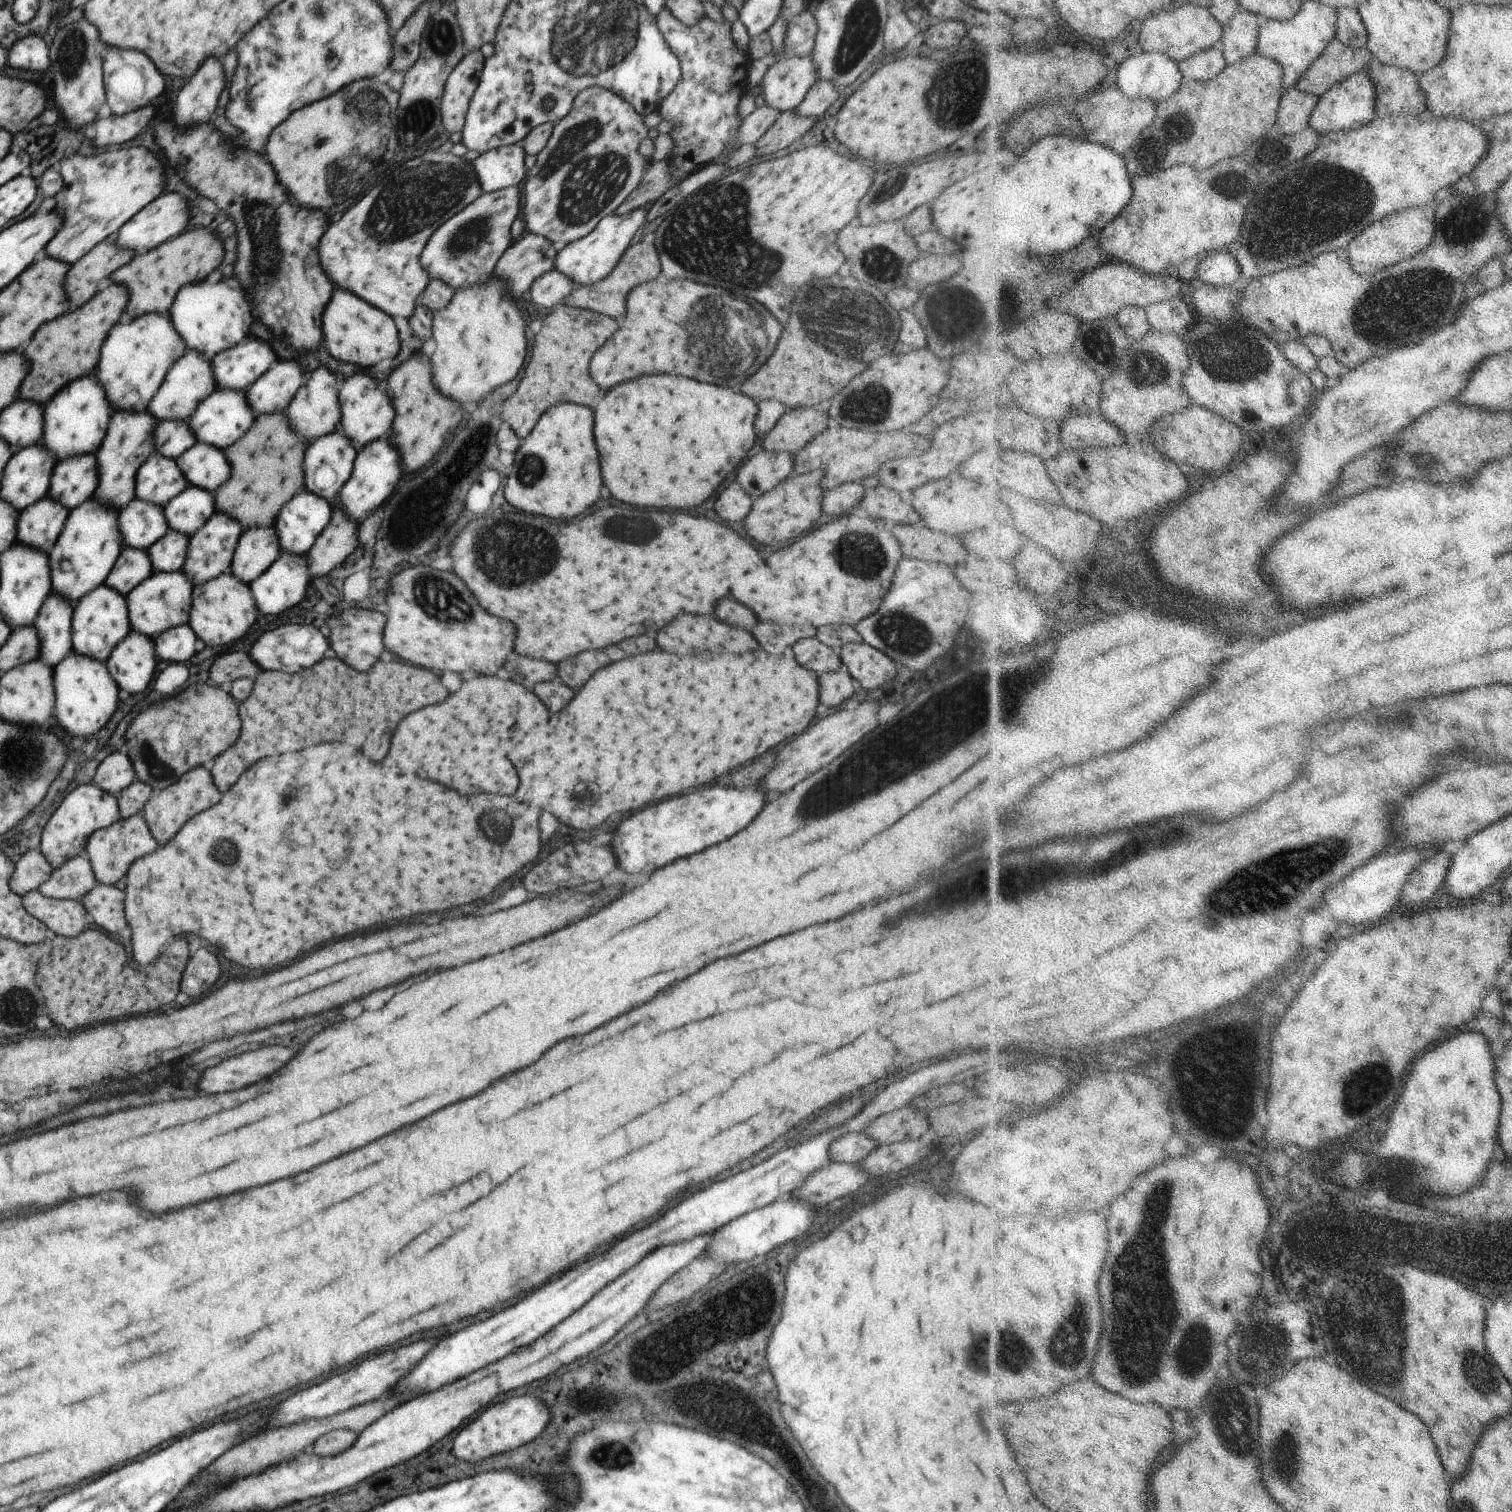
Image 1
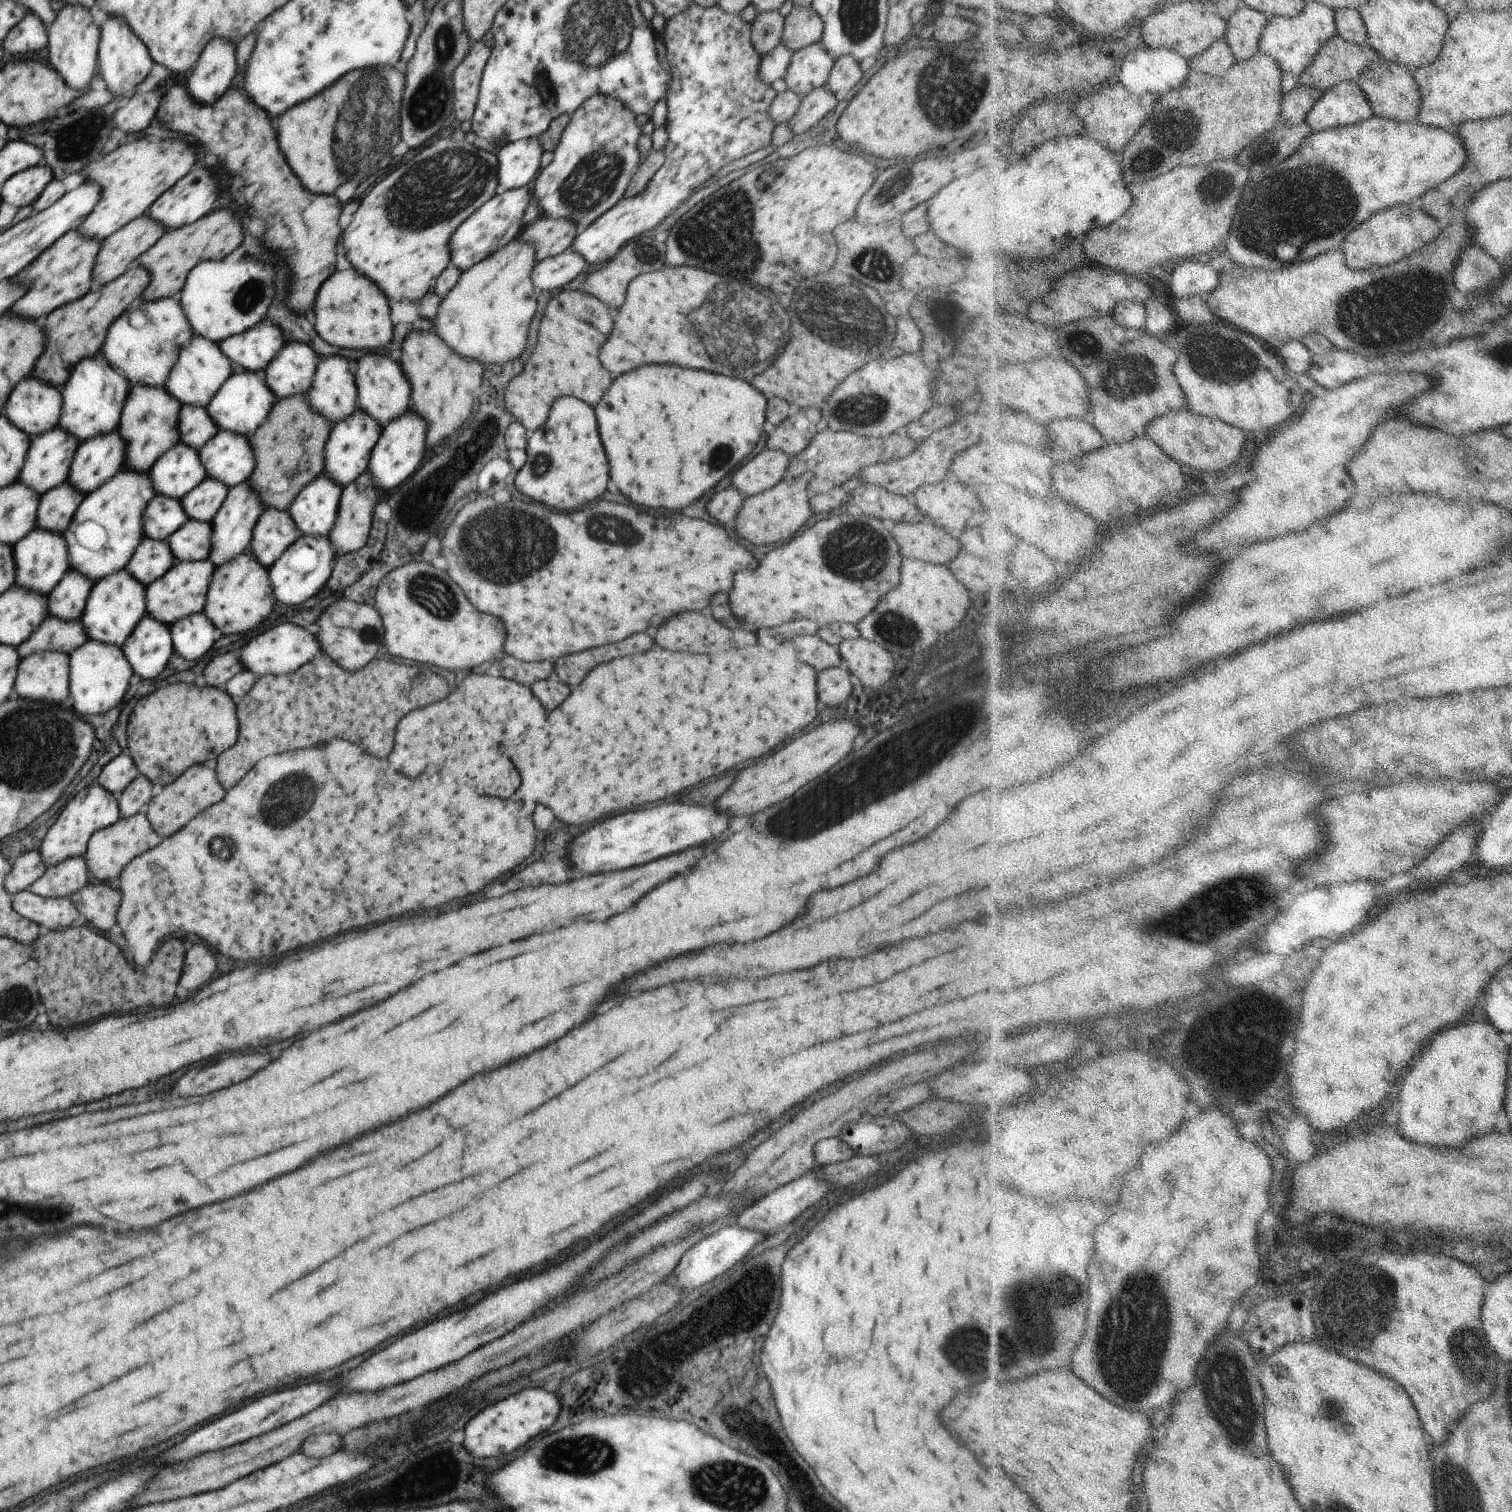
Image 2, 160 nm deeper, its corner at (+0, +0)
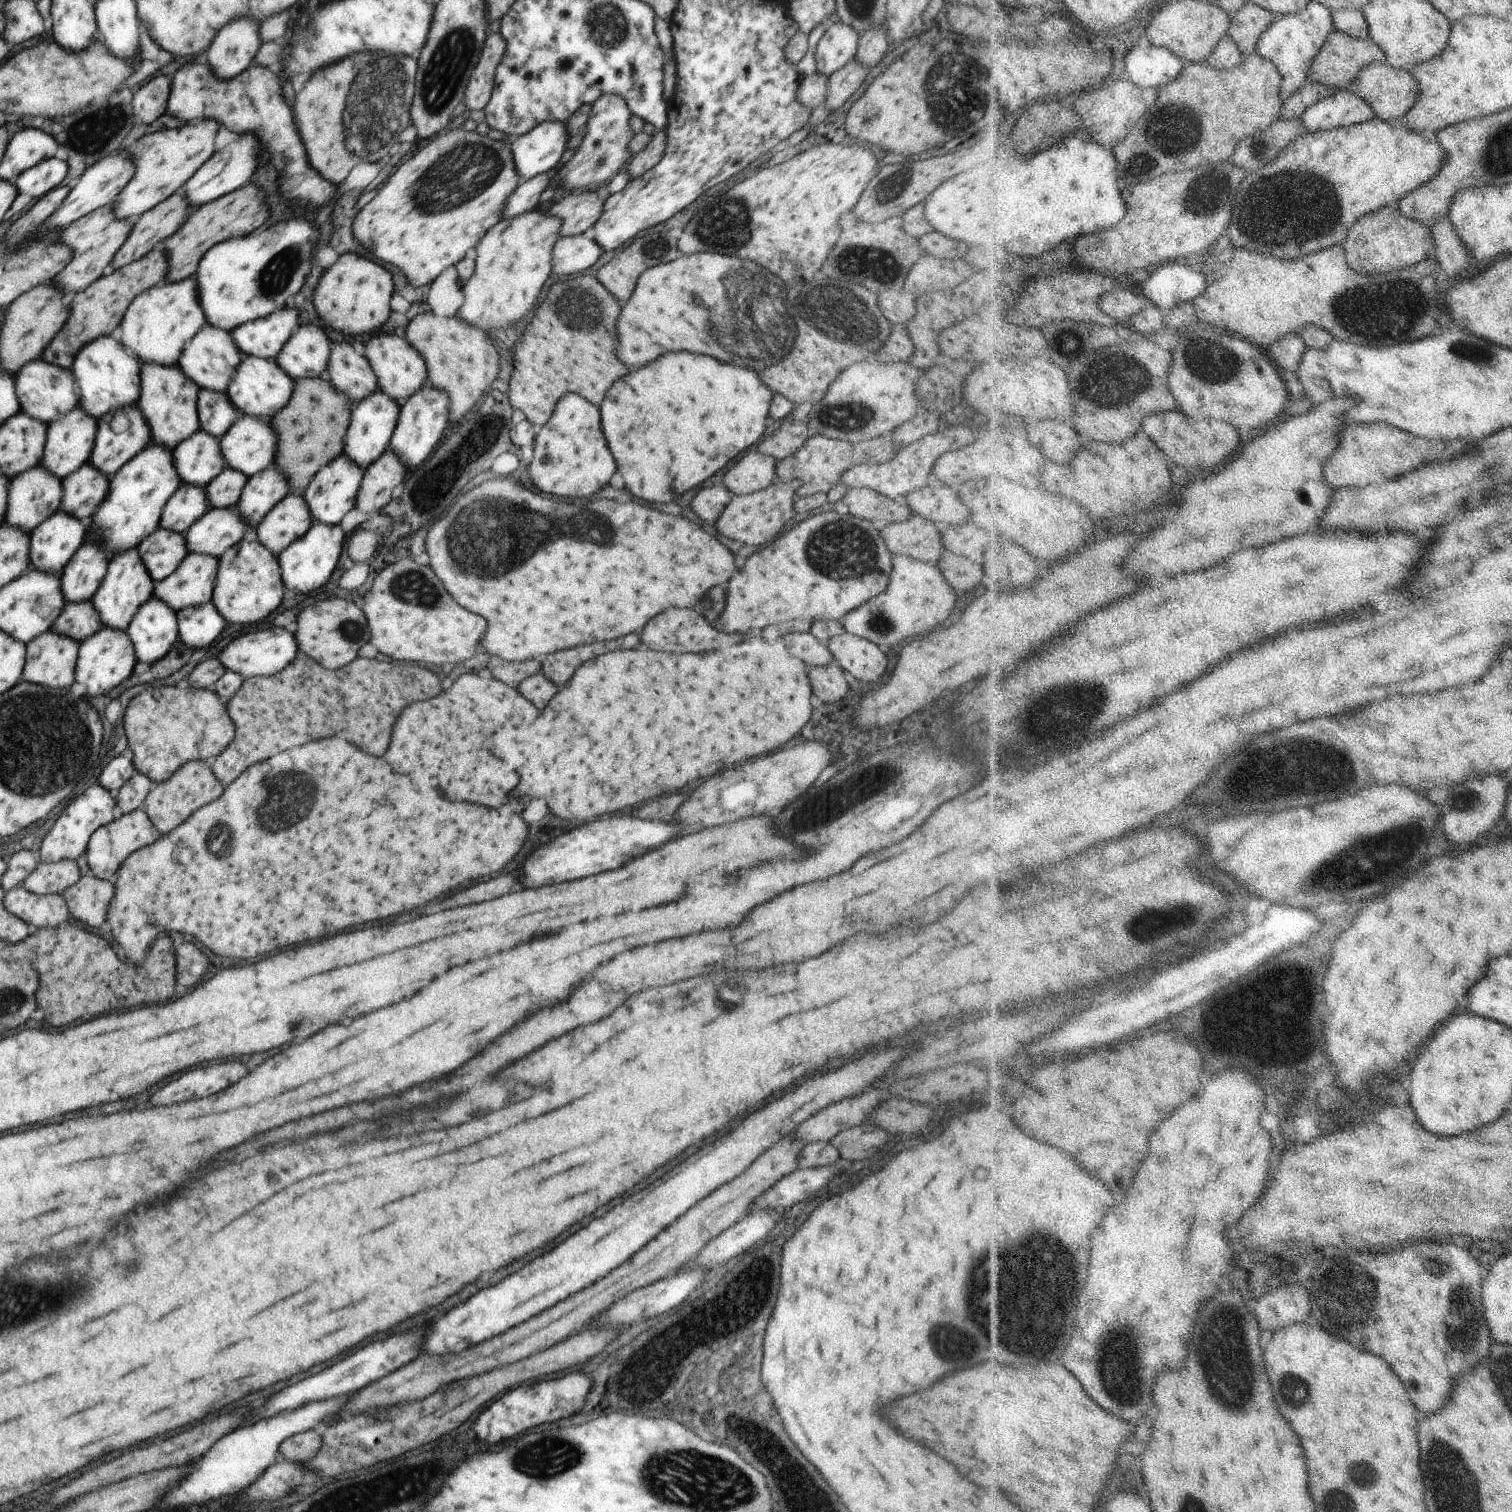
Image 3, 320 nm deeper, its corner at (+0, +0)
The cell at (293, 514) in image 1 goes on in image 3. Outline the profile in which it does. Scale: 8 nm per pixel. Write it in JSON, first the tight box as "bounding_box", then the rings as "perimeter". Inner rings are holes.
{"bounding_box":[303,453,365,525],"perimeter":[[[342,453],[320,468],[310,479],[303,494],[310,507],[313,522],[339,525],[342,518],[355,508],[356,495],[364,473],[365,470],[346,453]]]}

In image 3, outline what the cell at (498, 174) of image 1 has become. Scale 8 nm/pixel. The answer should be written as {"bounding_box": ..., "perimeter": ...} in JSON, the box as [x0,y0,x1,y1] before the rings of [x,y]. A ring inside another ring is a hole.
{"bounding_box":[508,121,570,184],"perimeter":[[[544,121],[508,145],[519,172],[519,184],[560,167],[560,158],[570,149],[569,123]]]}

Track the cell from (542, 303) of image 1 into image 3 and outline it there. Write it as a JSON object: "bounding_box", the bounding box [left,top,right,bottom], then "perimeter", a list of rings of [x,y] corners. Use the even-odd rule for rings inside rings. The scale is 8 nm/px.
{"bounding_box":[553,233,604,276],"perimeter":[[[584,233],[560,236],[553,246],[553,272],[560,276],[570,276],[588,270],[604,252],[594,240],[594,237]]]}

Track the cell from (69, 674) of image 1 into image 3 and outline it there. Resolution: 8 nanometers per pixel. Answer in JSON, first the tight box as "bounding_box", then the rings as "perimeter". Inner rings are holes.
{"bounding_box":[75,626,137,697],"perimeter":[[[103,626],[80,644],[75,668],[75,681],[86,684],[86,697],[88,695],[106,694],[122,681],[131,678],[132,670],[137,661],[134,645],[128,633],[120,629]]]}

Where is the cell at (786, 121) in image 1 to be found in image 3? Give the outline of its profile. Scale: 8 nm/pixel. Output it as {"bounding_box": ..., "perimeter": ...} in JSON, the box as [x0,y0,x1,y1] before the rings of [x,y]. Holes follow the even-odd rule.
{"bounding_box":[824,59,871,112],"perimeter":[[[850,59],[842,68],[831,74],[824,106],[832,112],[840,108],[862,86],[862,82],[866,80],[871,70],[868,65],[863,65],[856,59]]]}

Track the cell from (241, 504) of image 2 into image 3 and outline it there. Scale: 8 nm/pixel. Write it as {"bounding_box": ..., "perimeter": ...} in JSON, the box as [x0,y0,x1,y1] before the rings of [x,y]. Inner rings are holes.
{"bounding_box":[236,464,290,526],"perimeter":[[[274,464],[248,478],[236,510],[243,516],[245,523],[258,526],[268,512],[290,492],[287,476]]]}

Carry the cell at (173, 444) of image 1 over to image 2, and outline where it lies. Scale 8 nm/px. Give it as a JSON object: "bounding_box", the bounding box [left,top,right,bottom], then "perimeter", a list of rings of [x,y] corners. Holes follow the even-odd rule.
{"bounding_box":[179,405,218,449],"perimeter":[[[184,405],[179,414],[181,441],[201,449],[218,431],[217,424],[207,413],[206,407]]]}

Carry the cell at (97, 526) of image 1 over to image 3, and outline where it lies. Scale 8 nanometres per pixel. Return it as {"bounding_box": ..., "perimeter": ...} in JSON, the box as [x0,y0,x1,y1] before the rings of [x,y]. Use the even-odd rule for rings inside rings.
{"bounding_box":[86,444,183,558],"perimeter":[[[152,444],[133,456],[110,478],[109,489],[96,512],[86,521],[86,535],[98,537],[112,558],[120,551],[137,547],[159,527],[164,505],[183,483],[175,467],[173,450]]]}

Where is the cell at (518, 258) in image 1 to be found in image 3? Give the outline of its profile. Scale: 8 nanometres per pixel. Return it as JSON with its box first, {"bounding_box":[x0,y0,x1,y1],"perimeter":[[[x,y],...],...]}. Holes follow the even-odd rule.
{"bounding_box":[548,191,606,236],"perimeter":[[[580,191],[566,193],[548,205],[549,215],[559,216],[563,220],[561,236],[576,236],[584,233],[600,218],[606,198],[600,199],[598,191]]]}

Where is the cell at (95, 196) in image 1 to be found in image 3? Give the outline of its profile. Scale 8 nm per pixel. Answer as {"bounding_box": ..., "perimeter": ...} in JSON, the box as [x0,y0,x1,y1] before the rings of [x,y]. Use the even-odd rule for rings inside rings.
{"bounding_box":[114,119,220,221],"perimeter":[[[200,119],[180,128],[163,128],[140,138],[128,152],[135,160],[136,172],[126,188],[114,200],[115,215],[120,220],[132,221],[178,192],[215,153],[214,142],[220,126],[217,120]]]}

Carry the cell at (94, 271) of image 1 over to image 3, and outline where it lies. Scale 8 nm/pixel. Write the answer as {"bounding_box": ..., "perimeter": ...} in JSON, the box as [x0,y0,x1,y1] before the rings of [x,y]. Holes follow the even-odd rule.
{"bounding_box":[106,192,196,273],"perimeter":[[[180,192],[174,193],[148,212],[136,218],[135,227],[132,229],[131,235],[124,241],[122,248],[114,255],[112,262],[106,273],[114,272],[116,269],[122,268],[131,262],[137,261],[145,254],[148,254],[152,249],[160,247],[162,242],[170,238],[179,228],[188,220],[188,217],[196,212],[193,210],[191,202],[187,199],[186,195]]]}

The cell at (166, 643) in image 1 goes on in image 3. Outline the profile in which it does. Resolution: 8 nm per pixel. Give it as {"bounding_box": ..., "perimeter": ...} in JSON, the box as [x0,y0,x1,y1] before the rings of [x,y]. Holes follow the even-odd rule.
{"bounding_box":[177,601,227,650],"perimeter":[[[212,601],[179,610],[177,621],[179,637],[192,650],[212,644],[227,623]]]}

